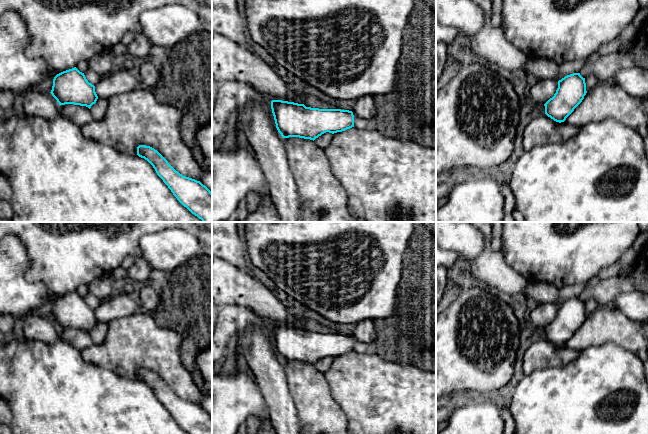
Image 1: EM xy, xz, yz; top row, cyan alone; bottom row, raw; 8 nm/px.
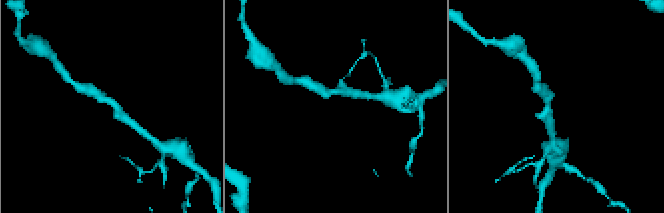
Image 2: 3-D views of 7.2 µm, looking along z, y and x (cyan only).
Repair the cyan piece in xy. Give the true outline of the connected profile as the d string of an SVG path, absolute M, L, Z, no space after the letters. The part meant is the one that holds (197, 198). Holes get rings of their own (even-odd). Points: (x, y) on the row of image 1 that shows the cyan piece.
M137 147L137 155L147 160L177 200L203 222L212 222L212 192L200 181L183 176L154 148Z

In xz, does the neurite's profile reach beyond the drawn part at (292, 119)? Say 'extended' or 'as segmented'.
as segmented

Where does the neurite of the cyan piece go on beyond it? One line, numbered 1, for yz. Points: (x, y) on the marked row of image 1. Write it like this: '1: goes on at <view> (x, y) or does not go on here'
1: does not go on here

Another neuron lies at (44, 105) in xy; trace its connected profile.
M29 91L24 94L25 115L53 120L60 115L60 105L51 93Z

